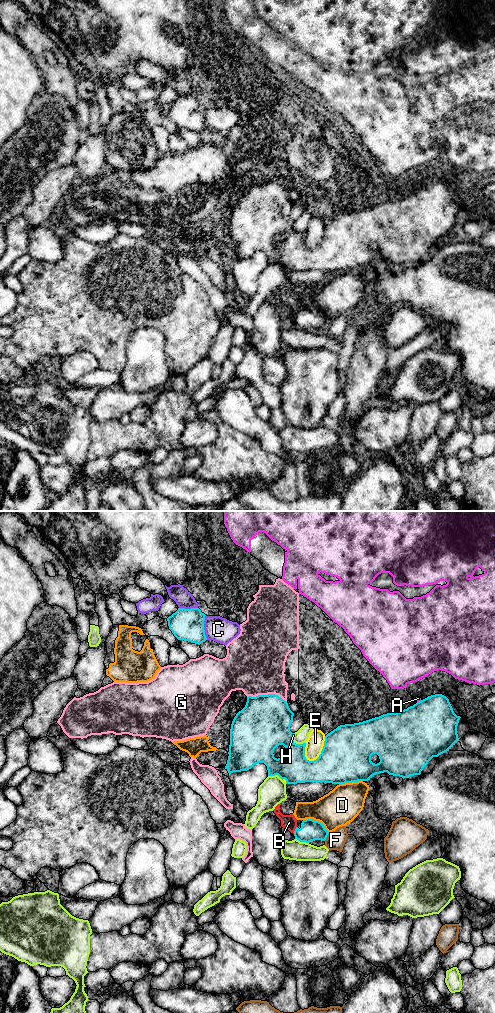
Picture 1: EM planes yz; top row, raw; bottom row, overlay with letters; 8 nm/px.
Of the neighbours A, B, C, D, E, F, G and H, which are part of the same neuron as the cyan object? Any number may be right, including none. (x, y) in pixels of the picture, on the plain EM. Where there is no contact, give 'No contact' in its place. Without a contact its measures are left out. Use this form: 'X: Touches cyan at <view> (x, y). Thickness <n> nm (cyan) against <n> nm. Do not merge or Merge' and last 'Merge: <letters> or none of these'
A: Touches cyan at yz (419, 189). Thickness 460 nm (cyan) against 30 nm. Do not merge
B: Touches cyan at yz (295, 318). Thickness 170 nm (cyan) against 120 nm. Do not merge
C: Touches cyan at yz (203, 115). Thickness 260 nm (cyan) against 200 nm. Do not merge
D: Touches cyan at yz (317, 309). Thickness 170 nm (cyan) against 300 nm. Do not merge
E: Touches cyan at yz (321, 240). Thickness 400 nm (cyan) against 140 nm. Do not merge
F: Touches cyan at yz (326, 325). Thickness 170 nm (cyan) against 150 nm. Do not merge
G: Touches cyan at yz (267, 183). Thickness 420 nm (cyan) against 460 nm. Do not merge
H: Touches cyan at yz (295, 231). Thickness 340 nm (cyan) against 110 nm. Do not merge
Merge: none of these

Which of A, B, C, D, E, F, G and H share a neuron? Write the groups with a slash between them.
A / B E / C / D / F / G / H

